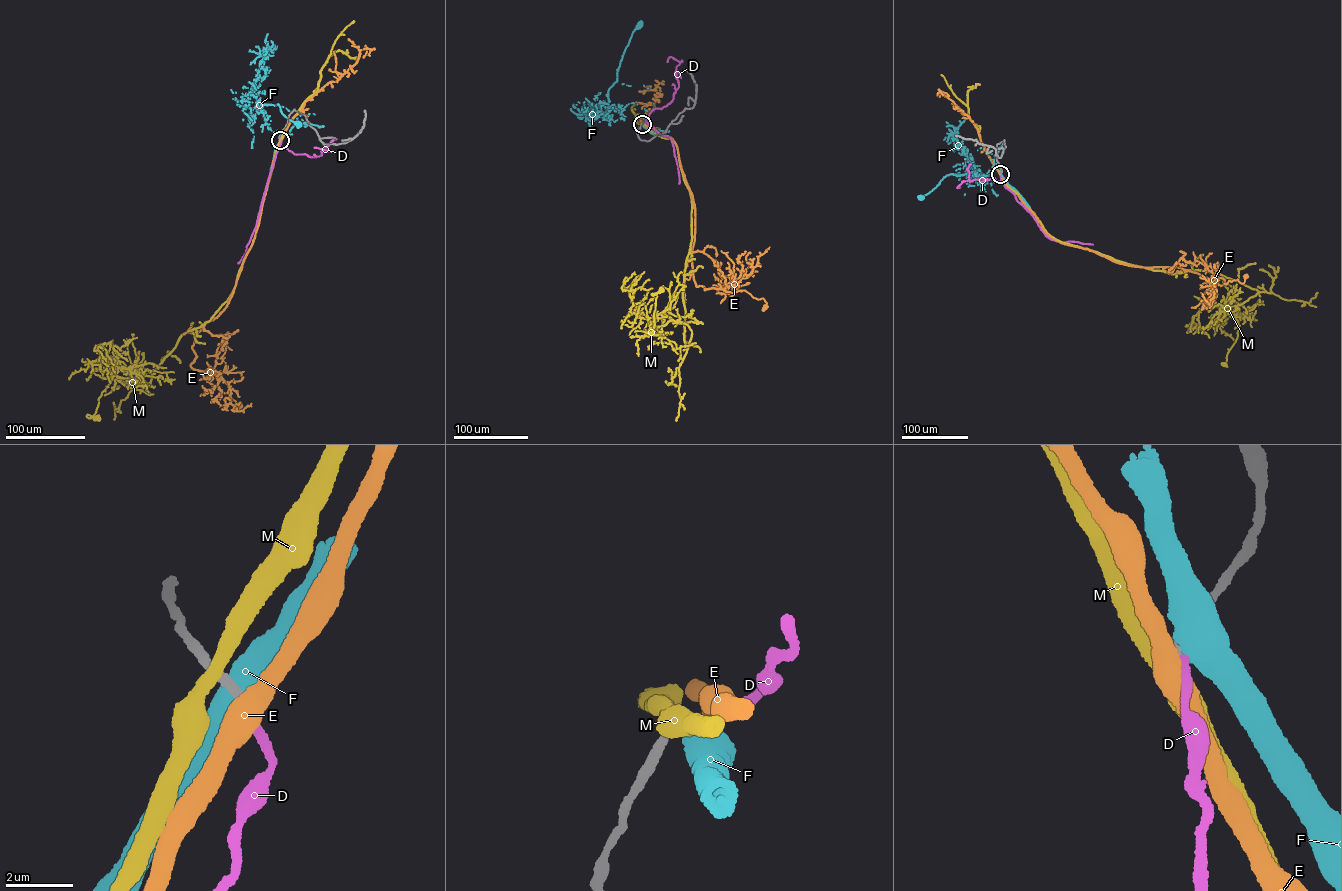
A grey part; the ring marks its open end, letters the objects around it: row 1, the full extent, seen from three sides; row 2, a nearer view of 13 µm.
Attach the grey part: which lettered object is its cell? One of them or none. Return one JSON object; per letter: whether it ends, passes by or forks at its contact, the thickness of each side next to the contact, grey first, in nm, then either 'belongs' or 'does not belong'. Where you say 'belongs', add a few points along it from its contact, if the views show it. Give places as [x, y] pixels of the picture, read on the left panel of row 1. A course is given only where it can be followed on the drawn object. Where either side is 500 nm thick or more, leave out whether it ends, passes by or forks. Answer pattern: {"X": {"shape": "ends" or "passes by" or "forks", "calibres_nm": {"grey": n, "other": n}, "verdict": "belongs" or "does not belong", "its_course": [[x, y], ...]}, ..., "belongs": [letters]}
{"D": {"shape": "ends", "calibres_nm": {"grey": 240, "other": 240}, "verdict": "belongs", "its_course": [[281, 140], [254, 229], [238, 262]]}, "E": {"calibres_nm": {"grey": 240, "other": 550}, "verdict": "does not belong"}, "F": {"calibres_nm": {"grey": 320, "other": 900}, "verdict": "does not belong"}, "M": {"shape": "passes by", "calibres_nm": {"grey": 340, "other": 400}, "verdict": "does not belong"}, "belongs": ["D"]}

